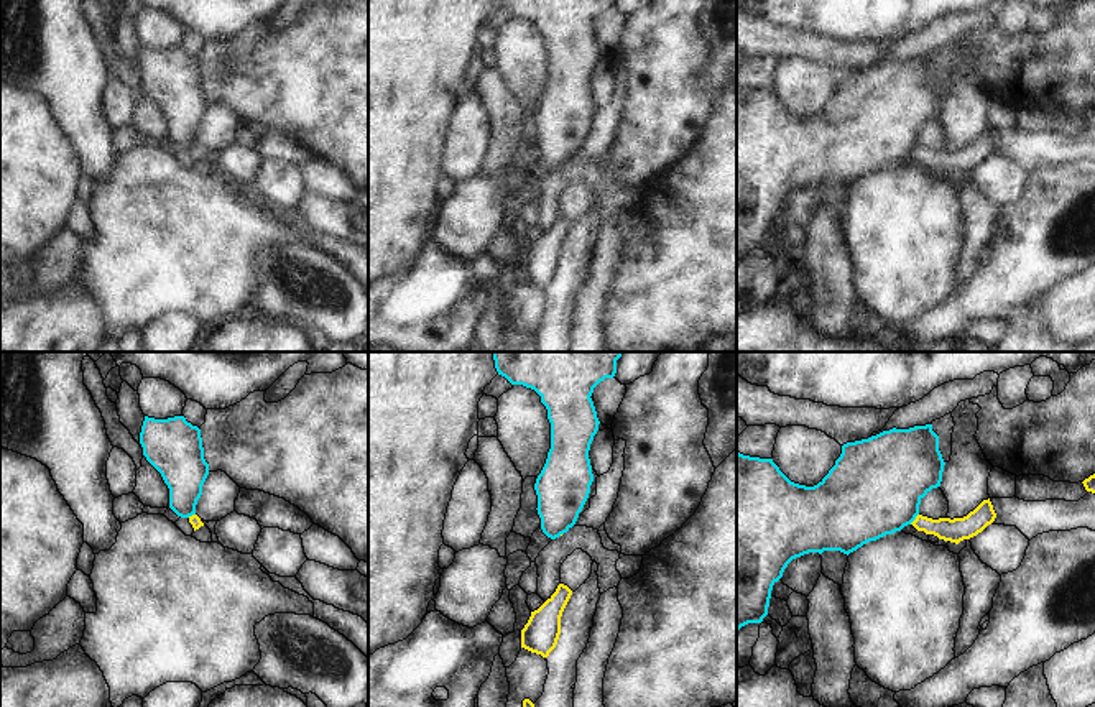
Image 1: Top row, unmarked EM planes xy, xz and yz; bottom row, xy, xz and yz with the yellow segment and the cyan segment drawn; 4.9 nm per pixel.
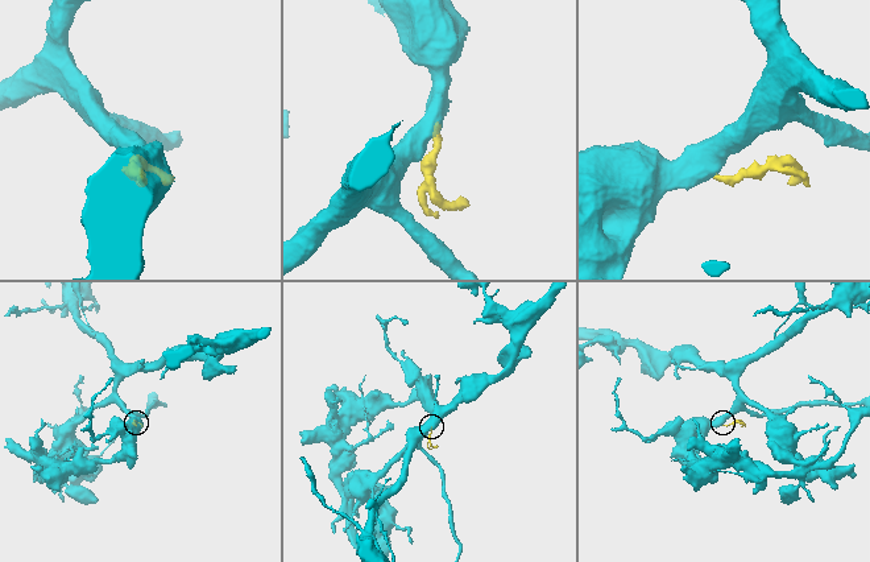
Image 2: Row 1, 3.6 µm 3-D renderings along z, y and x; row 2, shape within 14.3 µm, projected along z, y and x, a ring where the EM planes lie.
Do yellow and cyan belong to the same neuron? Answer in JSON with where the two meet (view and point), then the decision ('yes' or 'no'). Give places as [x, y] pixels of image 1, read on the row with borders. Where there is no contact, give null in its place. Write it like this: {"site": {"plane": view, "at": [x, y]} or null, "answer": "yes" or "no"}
{"site": {"plane": "yz", "at": [916, 518]}, "answer": "no"}

